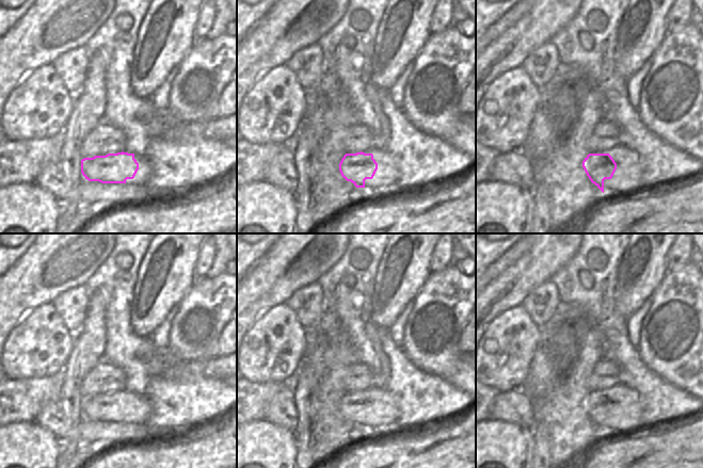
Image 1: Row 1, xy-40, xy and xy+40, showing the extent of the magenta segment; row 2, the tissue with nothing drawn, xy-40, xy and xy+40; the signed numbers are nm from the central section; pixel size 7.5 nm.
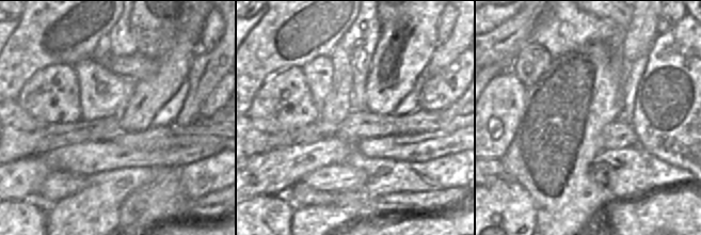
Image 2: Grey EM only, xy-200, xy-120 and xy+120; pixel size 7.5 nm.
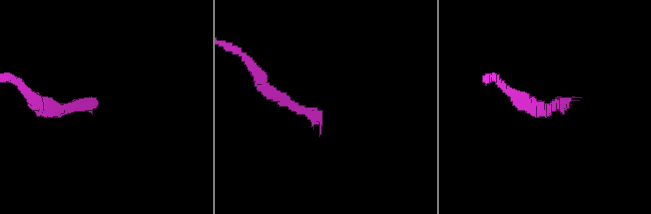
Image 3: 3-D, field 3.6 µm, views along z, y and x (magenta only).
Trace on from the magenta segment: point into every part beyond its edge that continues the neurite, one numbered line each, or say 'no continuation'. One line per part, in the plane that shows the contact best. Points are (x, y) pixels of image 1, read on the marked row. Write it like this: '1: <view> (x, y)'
1: xy+40 (627, 177)

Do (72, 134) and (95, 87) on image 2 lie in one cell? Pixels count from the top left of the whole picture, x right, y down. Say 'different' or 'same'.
different

